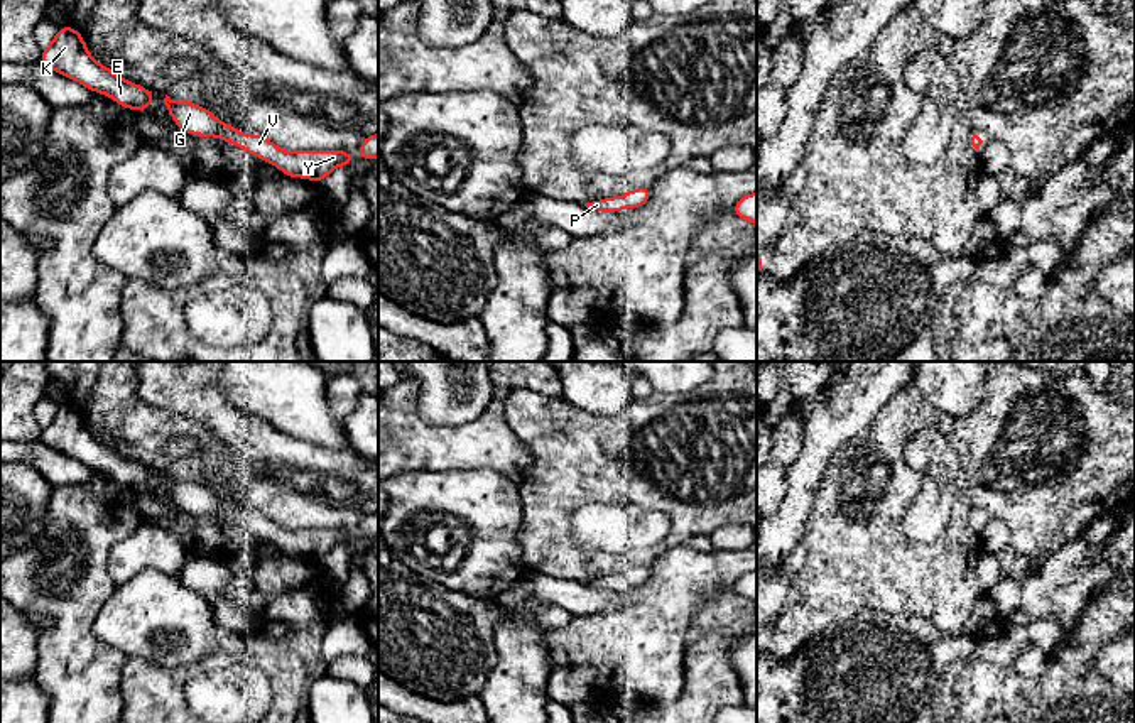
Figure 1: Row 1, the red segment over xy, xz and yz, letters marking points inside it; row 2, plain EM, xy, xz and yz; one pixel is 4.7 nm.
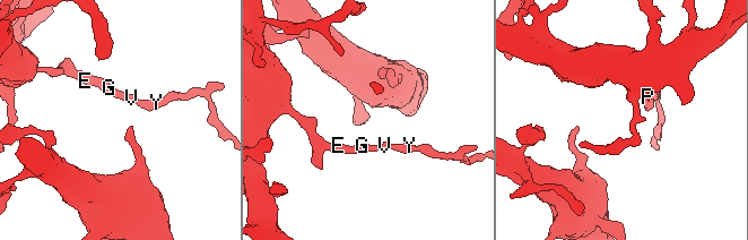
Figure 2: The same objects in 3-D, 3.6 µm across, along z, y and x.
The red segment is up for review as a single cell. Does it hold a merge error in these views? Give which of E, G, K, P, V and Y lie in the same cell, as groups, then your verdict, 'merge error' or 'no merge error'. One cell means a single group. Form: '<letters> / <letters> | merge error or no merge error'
E G K P V Y | no merge error

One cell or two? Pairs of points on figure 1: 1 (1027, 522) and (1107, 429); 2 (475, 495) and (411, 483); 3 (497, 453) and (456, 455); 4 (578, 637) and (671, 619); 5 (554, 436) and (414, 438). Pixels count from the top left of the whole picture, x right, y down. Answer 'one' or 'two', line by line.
1: one
2: one
3: one
4: one
5: two

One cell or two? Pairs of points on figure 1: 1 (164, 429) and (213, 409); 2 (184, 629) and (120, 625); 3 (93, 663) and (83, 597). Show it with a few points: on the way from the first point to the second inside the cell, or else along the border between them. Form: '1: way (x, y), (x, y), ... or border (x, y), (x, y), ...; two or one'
1: border (152, 407), (162, 407), (196, 419), (205, 428); two
2: way (169, 625), (135, 625); one
3: way (81, 646), (81, 614); one

